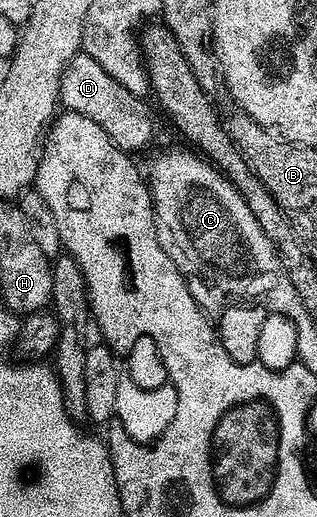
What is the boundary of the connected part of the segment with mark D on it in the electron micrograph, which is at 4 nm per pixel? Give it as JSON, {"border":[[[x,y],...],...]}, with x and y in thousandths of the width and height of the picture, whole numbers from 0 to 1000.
{"border":[[[246,101],[233,114],[202,132],[189,155],[189,203],[218,219],[271,222],[271,230],[297,230],[334,261],[385,290],[454,288],[479,273],[479,255],[492,242],[479,236],[479,219],[467,213],[470,197],[451,188],[423,184],[356,153],[322,122],[309,122],[271,101]]]}

